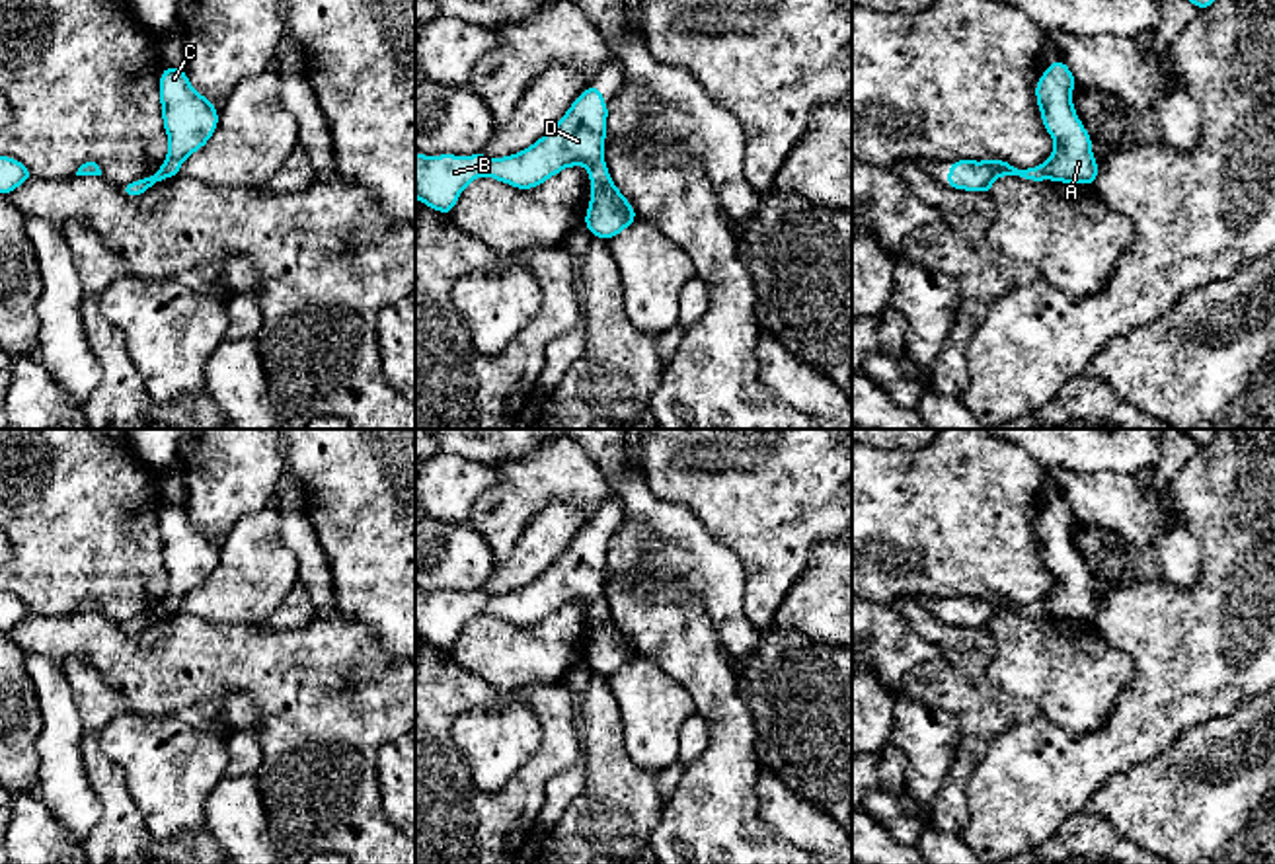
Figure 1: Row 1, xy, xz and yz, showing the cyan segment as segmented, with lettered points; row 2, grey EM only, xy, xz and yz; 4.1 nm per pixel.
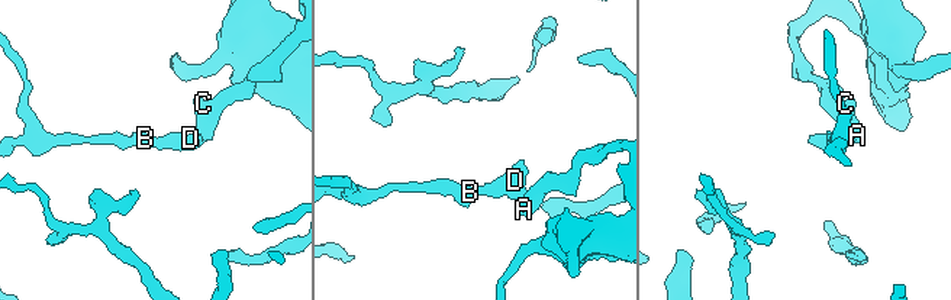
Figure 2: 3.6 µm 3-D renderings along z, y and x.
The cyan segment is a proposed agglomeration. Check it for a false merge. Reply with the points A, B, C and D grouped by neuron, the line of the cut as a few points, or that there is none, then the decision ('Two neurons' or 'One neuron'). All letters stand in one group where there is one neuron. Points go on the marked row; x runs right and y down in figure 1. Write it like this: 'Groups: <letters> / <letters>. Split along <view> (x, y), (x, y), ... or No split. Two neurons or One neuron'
Groups: A C / B D. Split along xz (609, 180), (593, 190). Two neurons

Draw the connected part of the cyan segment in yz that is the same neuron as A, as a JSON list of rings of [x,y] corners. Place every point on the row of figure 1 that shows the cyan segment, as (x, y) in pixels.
[[[1057,59],[1035,84],[1041,121],[1057,148],[1041,166],[1047,179],[1094,185],[1100,166],[1092,154],[1092,138],[1072,105],[1076,84],[1070,68]]]

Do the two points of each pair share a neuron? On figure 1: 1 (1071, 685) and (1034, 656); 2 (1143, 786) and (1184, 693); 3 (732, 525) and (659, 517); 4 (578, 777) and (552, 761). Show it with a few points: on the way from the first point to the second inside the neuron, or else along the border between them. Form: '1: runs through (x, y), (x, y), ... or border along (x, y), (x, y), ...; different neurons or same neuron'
1: runs through (1061, 675), (1043, 666); same neuron
2: border along (1192, 726), (1160, 753), (1114, 773); different neurons
3: border along (661, 498), (683, 504), (734, 552); different neurons
4: border along (579, 759), (546, 783), (546, 796), (540, 808); different neurons

